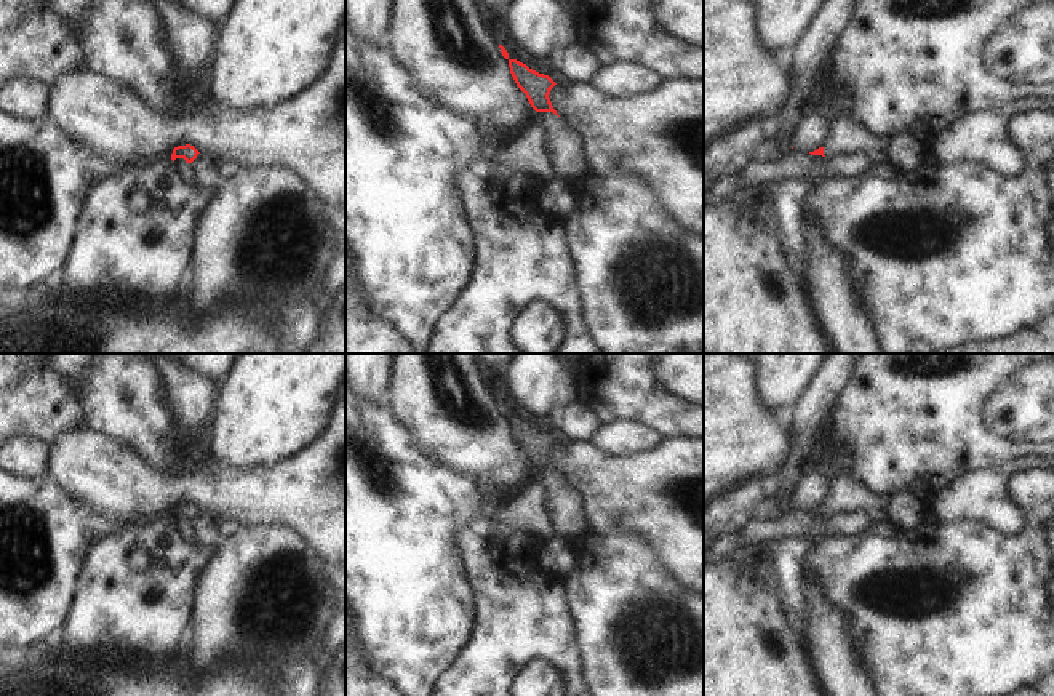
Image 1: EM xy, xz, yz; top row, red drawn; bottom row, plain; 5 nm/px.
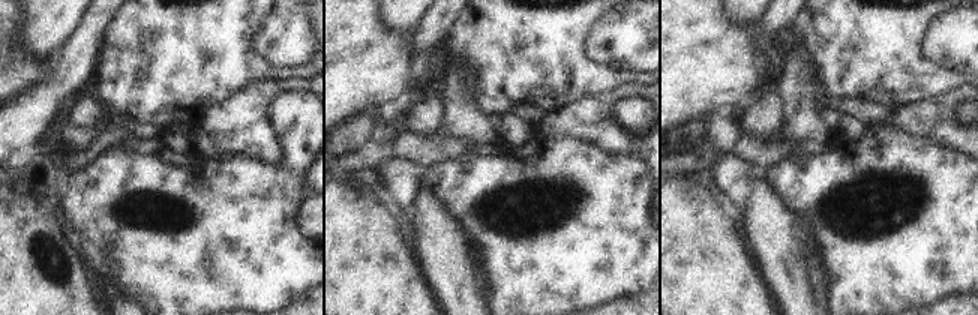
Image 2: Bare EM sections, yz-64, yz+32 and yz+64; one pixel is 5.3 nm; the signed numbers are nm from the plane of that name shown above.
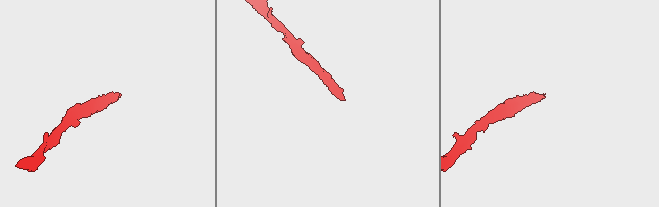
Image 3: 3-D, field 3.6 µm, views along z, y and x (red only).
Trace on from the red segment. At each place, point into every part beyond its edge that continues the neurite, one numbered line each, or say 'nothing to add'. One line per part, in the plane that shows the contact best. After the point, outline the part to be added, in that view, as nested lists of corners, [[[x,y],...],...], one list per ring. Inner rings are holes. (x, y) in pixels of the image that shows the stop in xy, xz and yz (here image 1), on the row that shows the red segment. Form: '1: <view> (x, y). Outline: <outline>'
1: xz (563, 148). Outline: [[[536,112],[544,130],[544,152],[560,173],[576,173],[584,166],[584,142],[553,112]]]

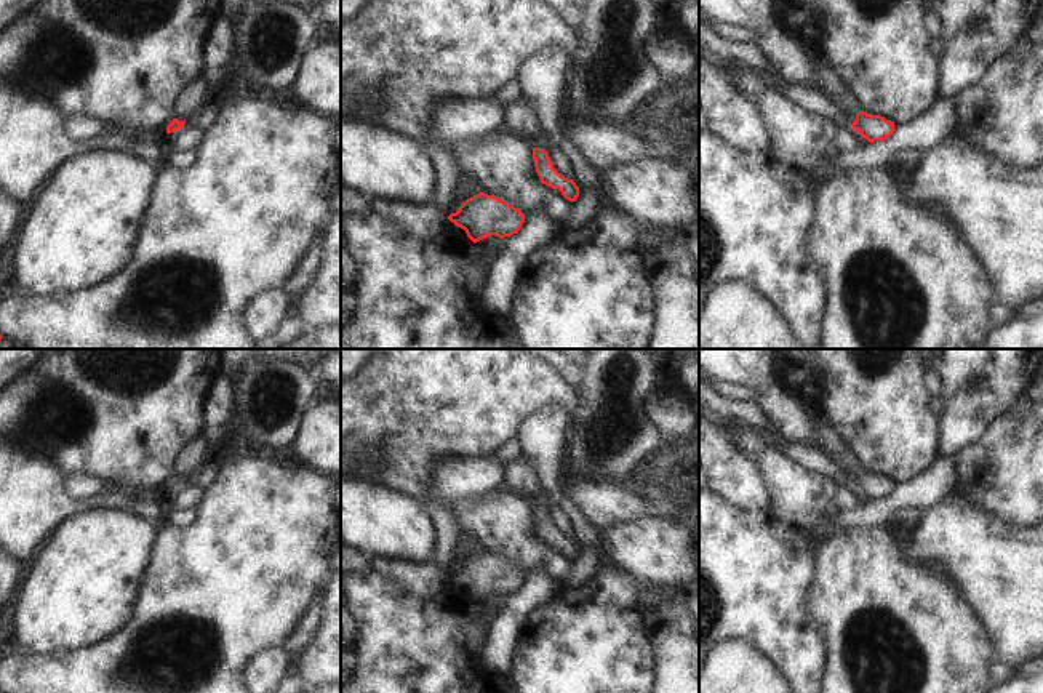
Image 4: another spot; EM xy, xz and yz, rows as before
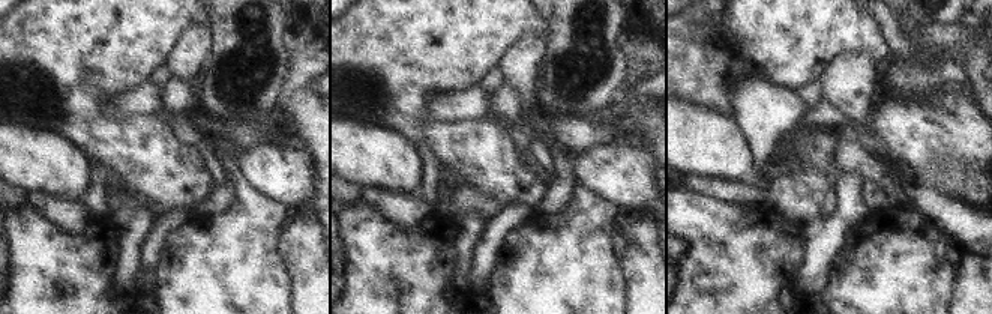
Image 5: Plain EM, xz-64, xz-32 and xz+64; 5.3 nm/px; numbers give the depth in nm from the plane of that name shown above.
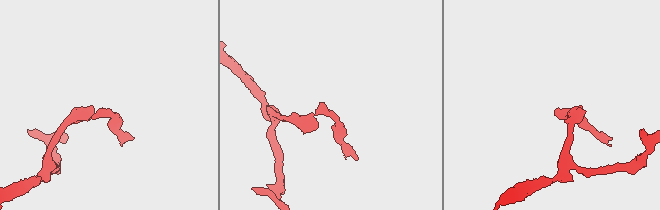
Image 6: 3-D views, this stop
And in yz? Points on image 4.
1: yz (831, 82). Outline: [[[806,48],[806,54],[814,69],[814,78],[819,88],[827,94],[835,106],[848,114],[853,122],[861,110],[856,93],[848,86],[846,80],[838,74],[837,67],[825,61],[814,48]]]

